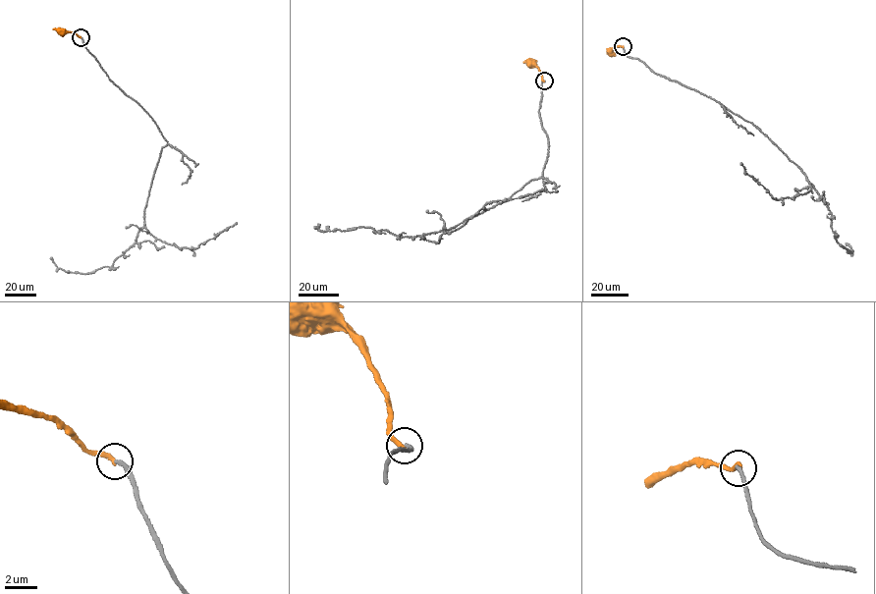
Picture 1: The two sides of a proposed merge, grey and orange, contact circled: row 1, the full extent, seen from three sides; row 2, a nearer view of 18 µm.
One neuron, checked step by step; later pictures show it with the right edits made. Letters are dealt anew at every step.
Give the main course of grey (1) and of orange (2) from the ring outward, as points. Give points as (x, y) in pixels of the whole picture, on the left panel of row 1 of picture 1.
1: (81, 37), (110, 80), (146, 111), (167, 142), (144, 209), (145, 228), (156, 239), (191, 248), (237, 223)
2: (81, 37), (62, 31)

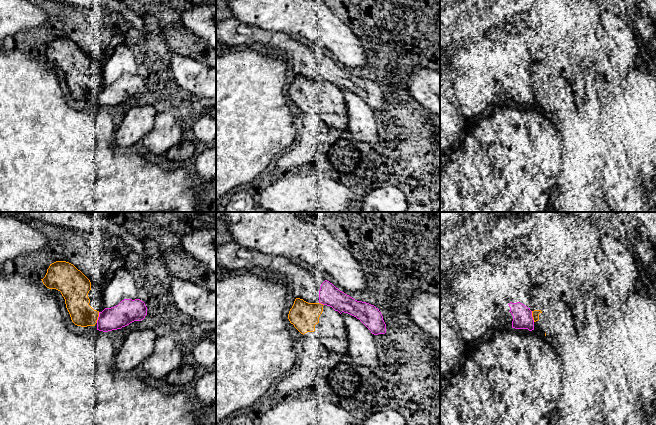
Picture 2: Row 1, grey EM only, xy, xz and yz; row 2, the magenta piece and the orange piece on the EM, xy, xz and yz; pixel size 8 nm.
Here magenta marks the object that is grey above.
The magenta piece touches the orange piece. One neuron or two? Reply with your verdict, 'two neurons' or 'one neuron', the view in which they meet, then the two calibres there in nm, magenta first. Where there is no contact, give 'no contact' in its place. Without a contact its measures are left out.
two neurons; contact in xy; calibres 190 and 190 nm

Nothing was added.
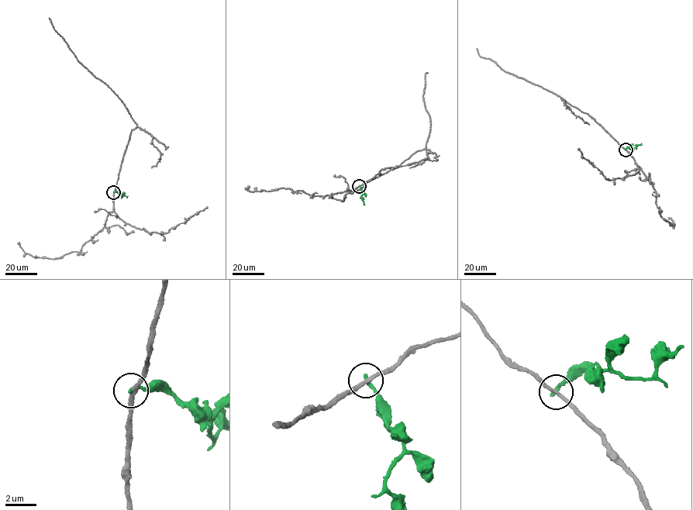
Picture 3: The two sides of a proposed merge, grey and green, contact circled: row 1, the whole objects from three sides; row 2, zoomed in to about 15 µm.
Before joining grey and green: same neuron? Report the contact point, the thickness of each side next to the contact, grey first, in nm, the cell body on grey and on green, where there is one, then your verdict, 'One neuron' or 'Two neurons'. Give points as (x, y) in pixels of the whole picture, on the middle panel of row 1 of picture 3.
Place: (359, 186). Thickness 220 nm (grey) against 220 nm. Soma of grey: none. Soma of green: none. Two neurons

